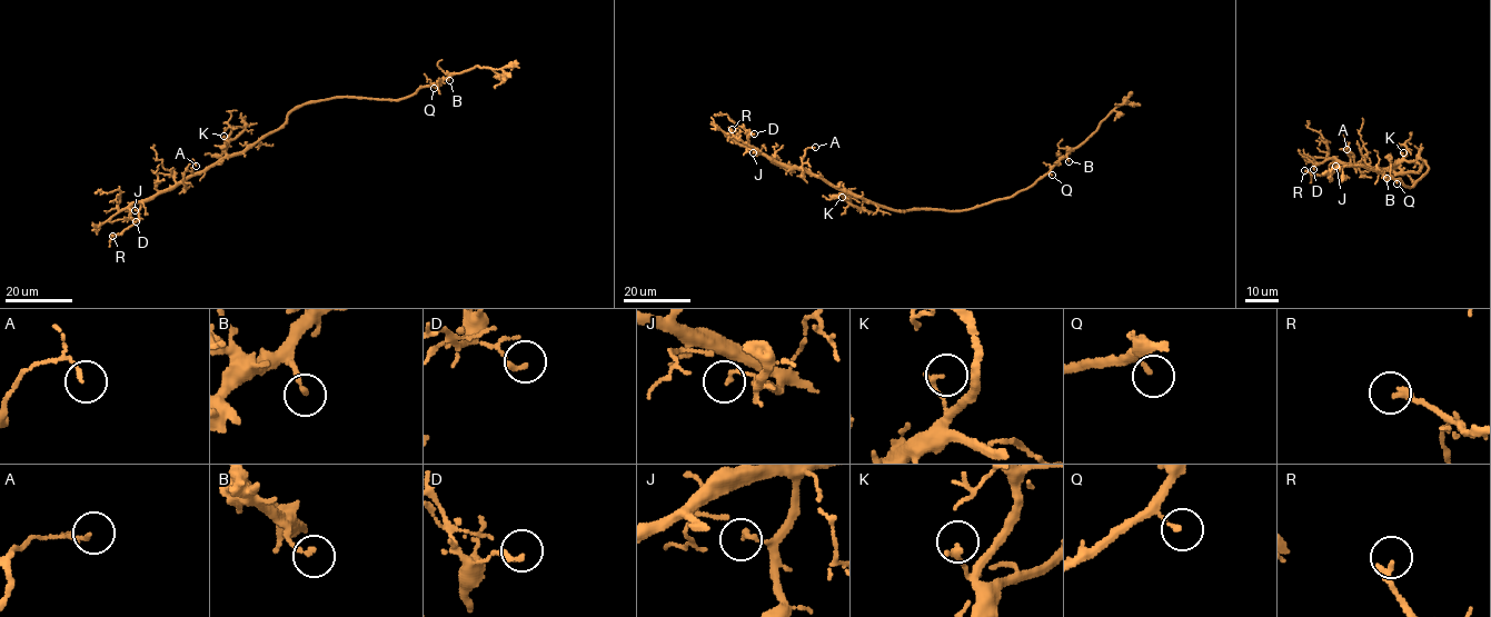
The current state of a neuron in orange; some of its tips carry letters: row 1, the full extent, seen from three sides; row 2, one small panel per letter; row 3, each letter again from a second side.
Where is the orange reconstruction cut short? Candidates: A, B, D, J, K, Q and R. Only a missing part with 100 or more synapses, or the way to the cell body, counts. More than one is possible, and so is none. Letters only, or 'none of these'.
none of these

